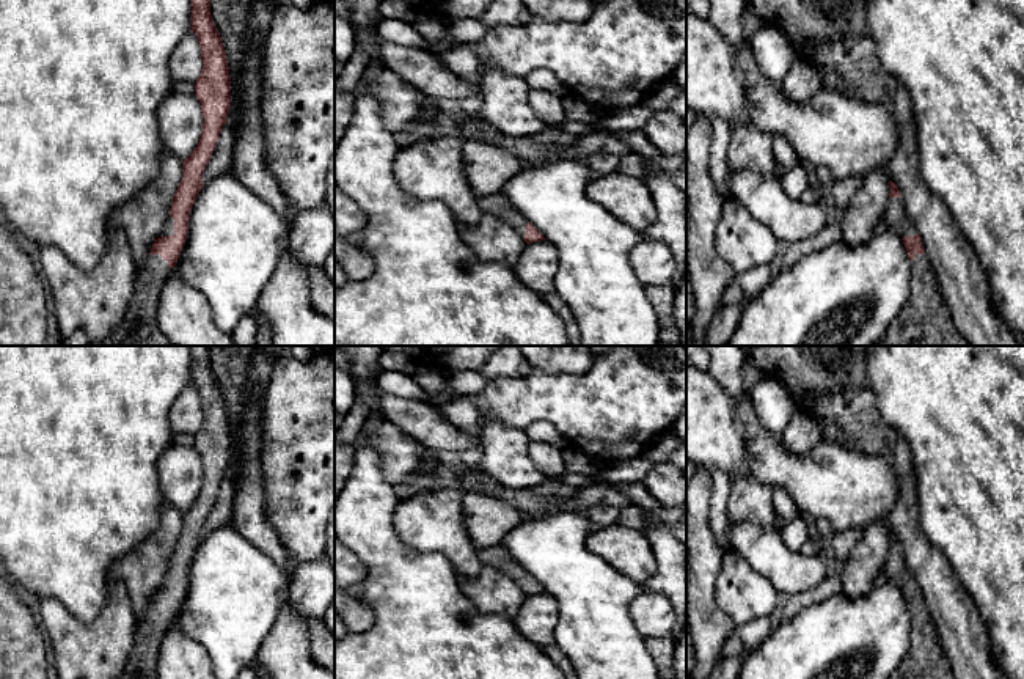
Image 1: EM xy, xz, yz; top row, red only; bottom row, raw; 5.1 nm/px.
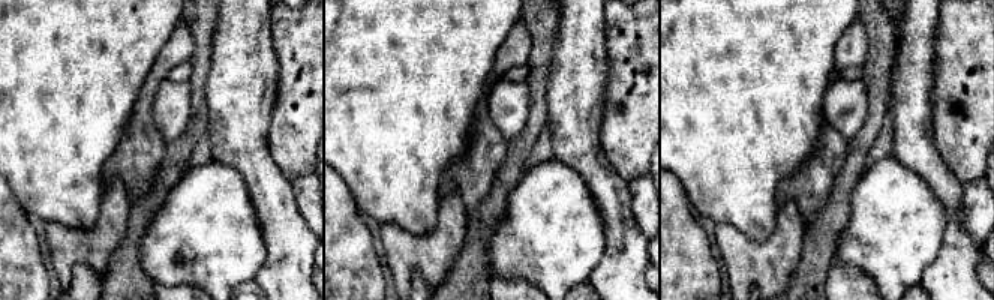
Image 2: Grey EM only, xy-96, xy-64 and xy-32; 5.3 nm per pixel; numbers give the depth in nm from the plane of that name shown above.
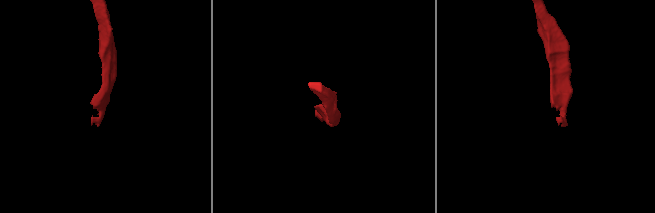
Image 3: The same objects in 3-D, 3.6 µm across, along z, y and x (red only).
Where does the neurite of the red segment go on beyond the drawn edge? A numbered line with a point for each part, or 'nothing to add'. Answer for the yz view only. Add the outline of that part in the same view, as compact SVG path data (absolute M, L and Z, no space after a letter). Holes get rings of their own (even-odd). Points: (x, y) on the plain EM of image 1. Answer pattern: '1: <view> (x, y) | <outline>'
1: yz (925, 659) | M927 607L911 613L909 651L889 679L955 679Z

